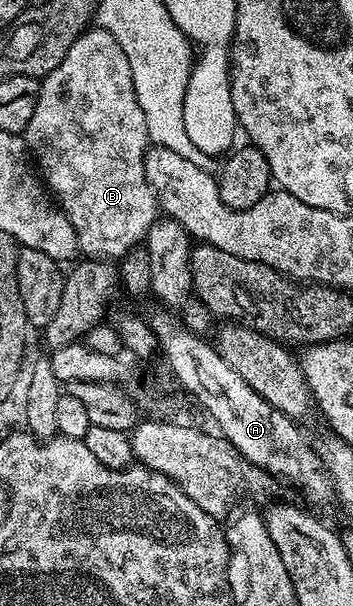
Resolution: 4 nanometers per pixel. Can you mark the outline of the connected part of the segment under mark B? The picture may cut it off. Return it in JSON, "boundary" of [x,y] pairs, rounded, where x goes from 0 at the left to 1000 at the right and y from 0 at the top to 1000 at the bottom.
{"boundary":[[[283,46],[238,50],[212,73],[190,79],[178,106],[113,130],[113,139],[99,185],[88,185],[88,198],[65,218],[102,279],[125,305],[156,322],[190,363],[201,363],[227,417],[263,429],[340,429],[408,401],[450,358],[445,320],[411,295],[405,277],[411,251],[428,239],[416,198],[382,158],[360,86],[348,86],[337,66],[326,66],[314,53]]]}

